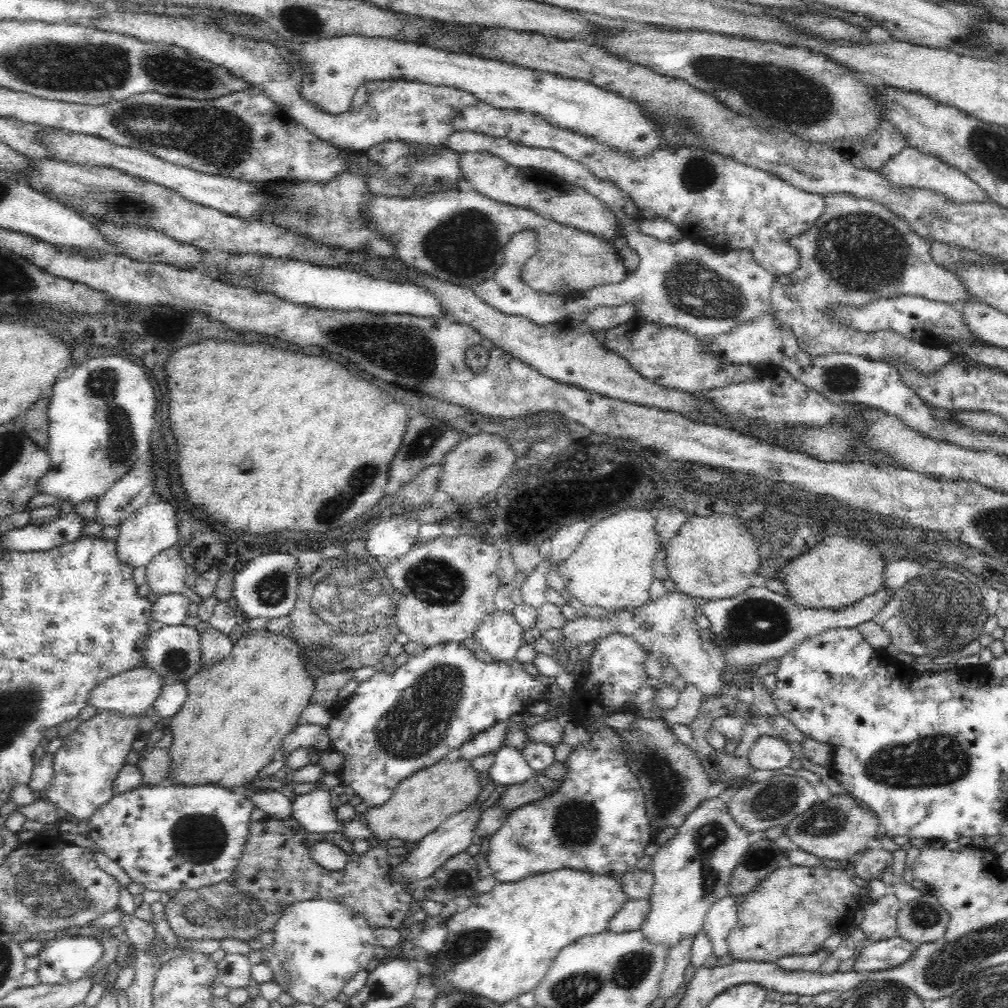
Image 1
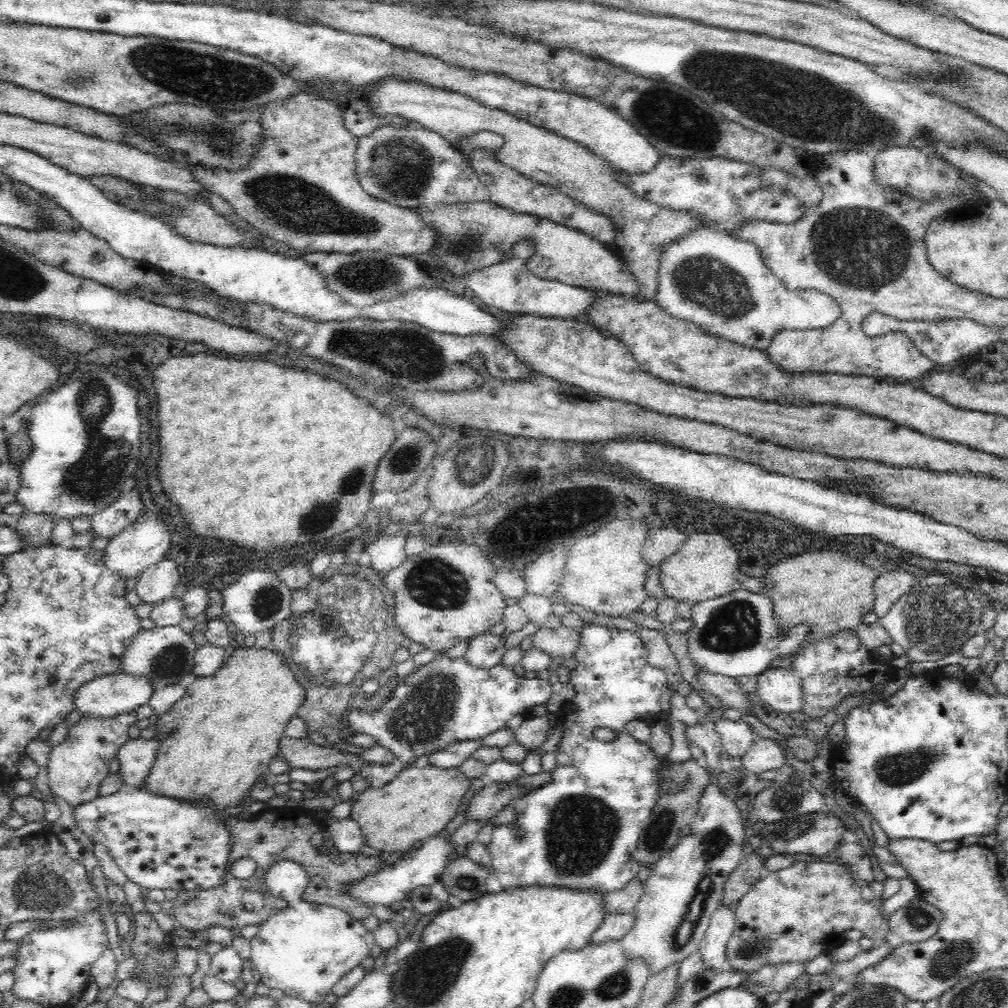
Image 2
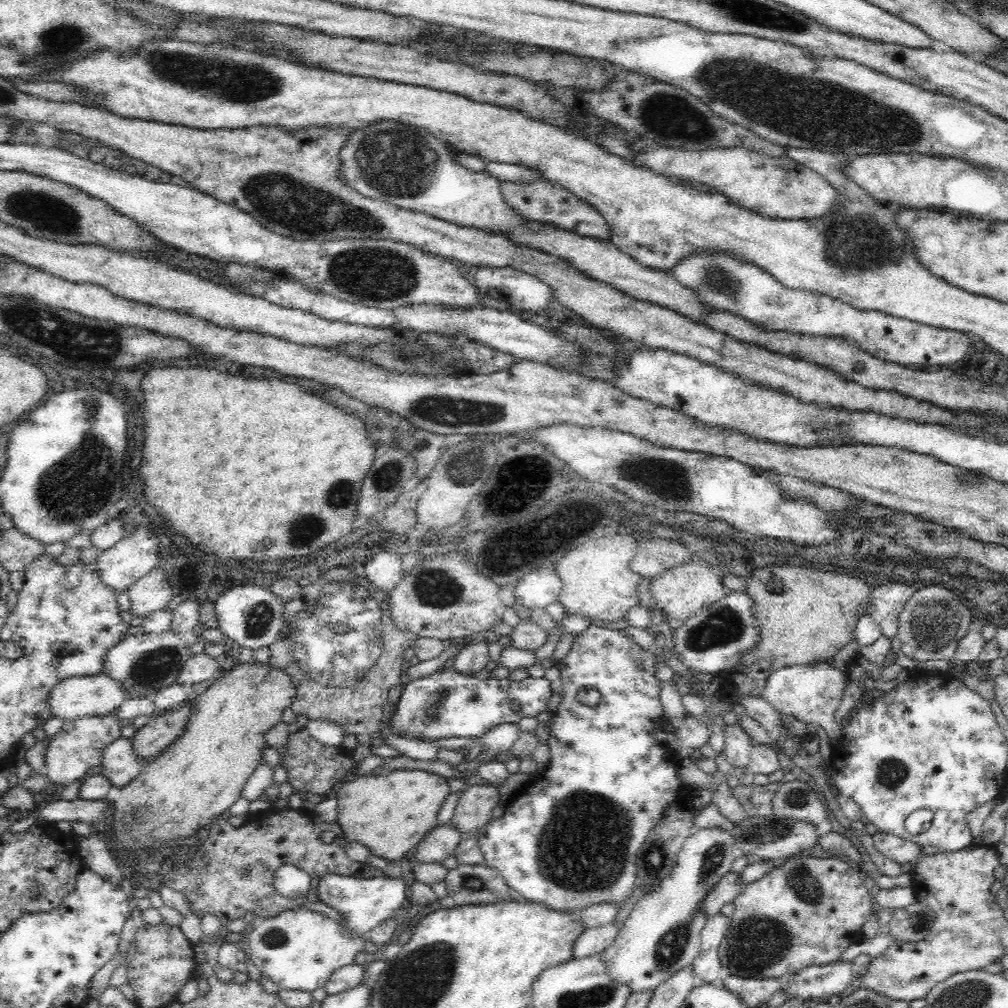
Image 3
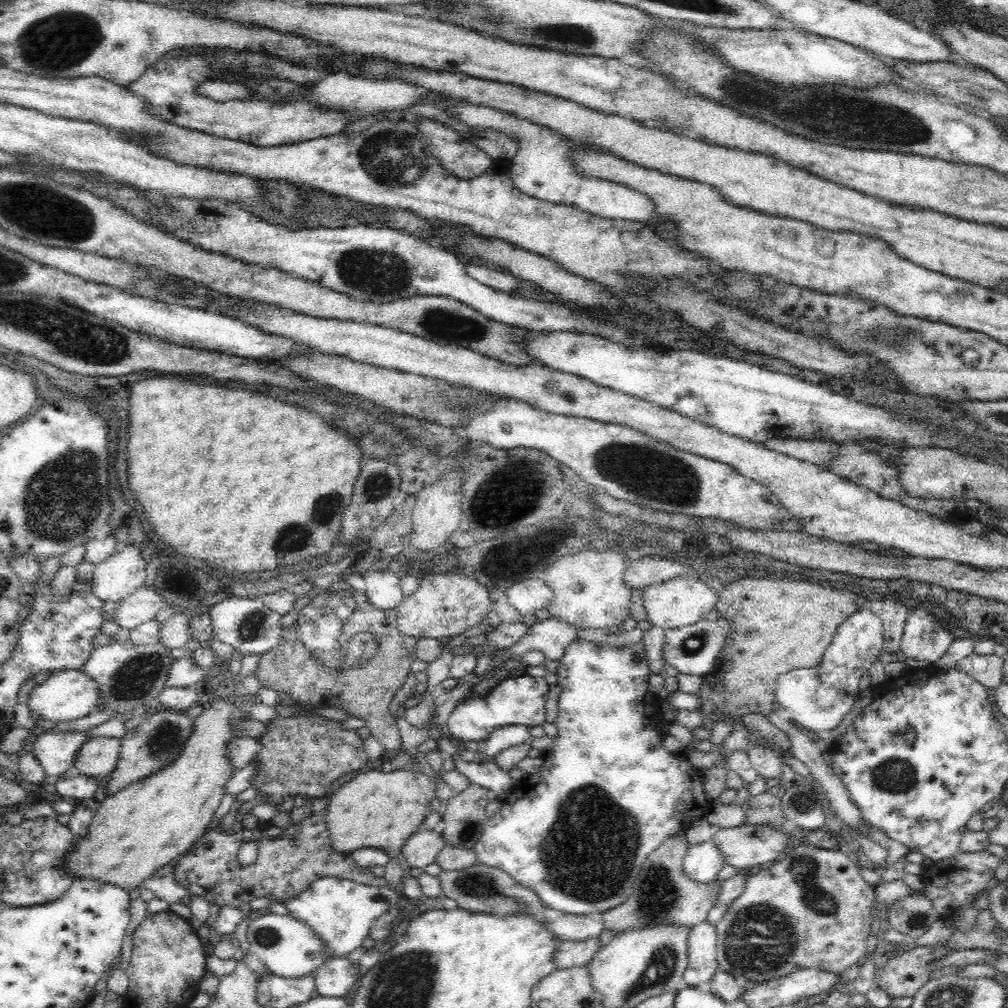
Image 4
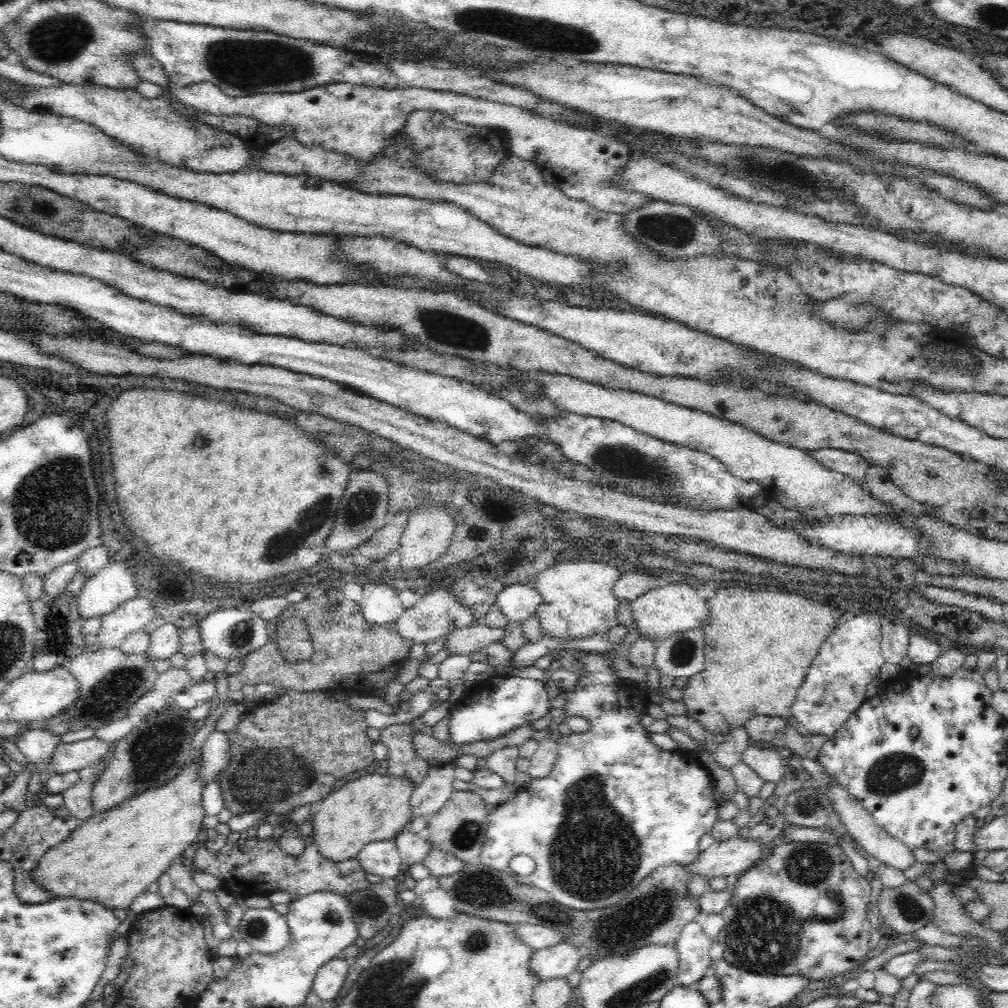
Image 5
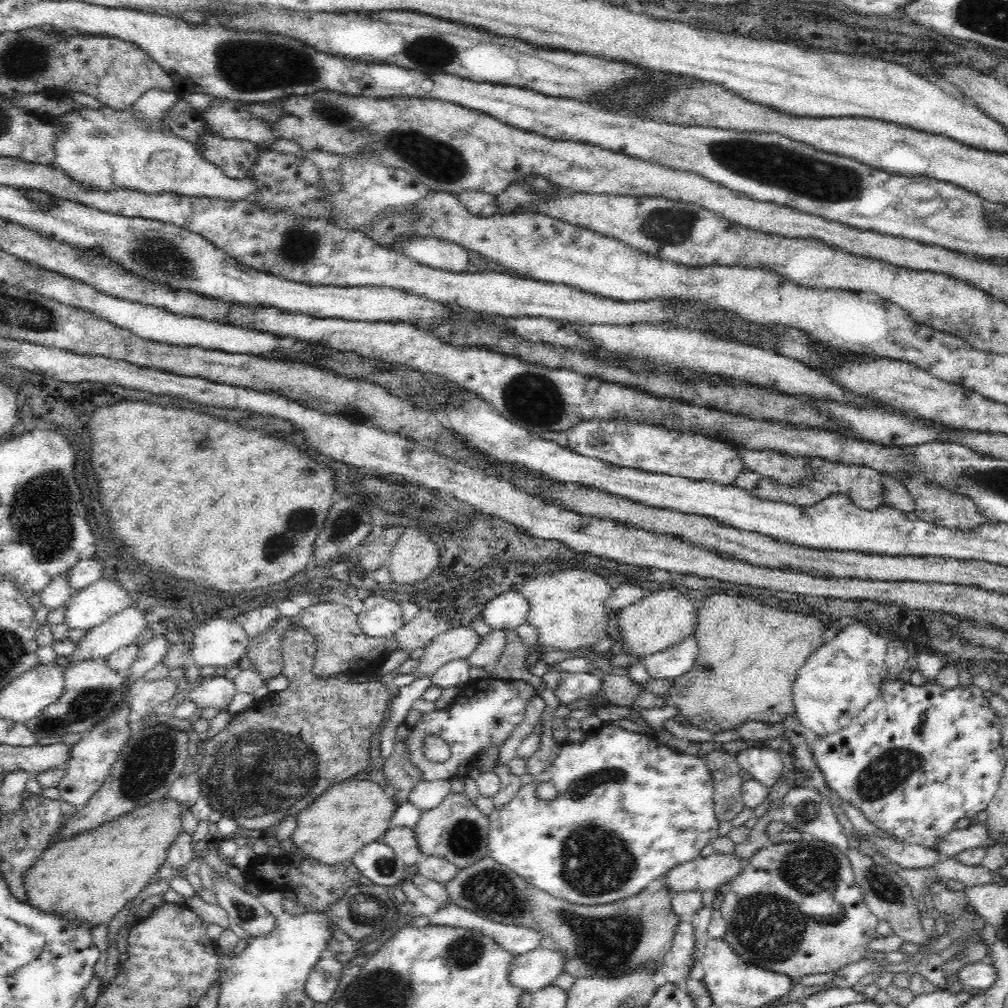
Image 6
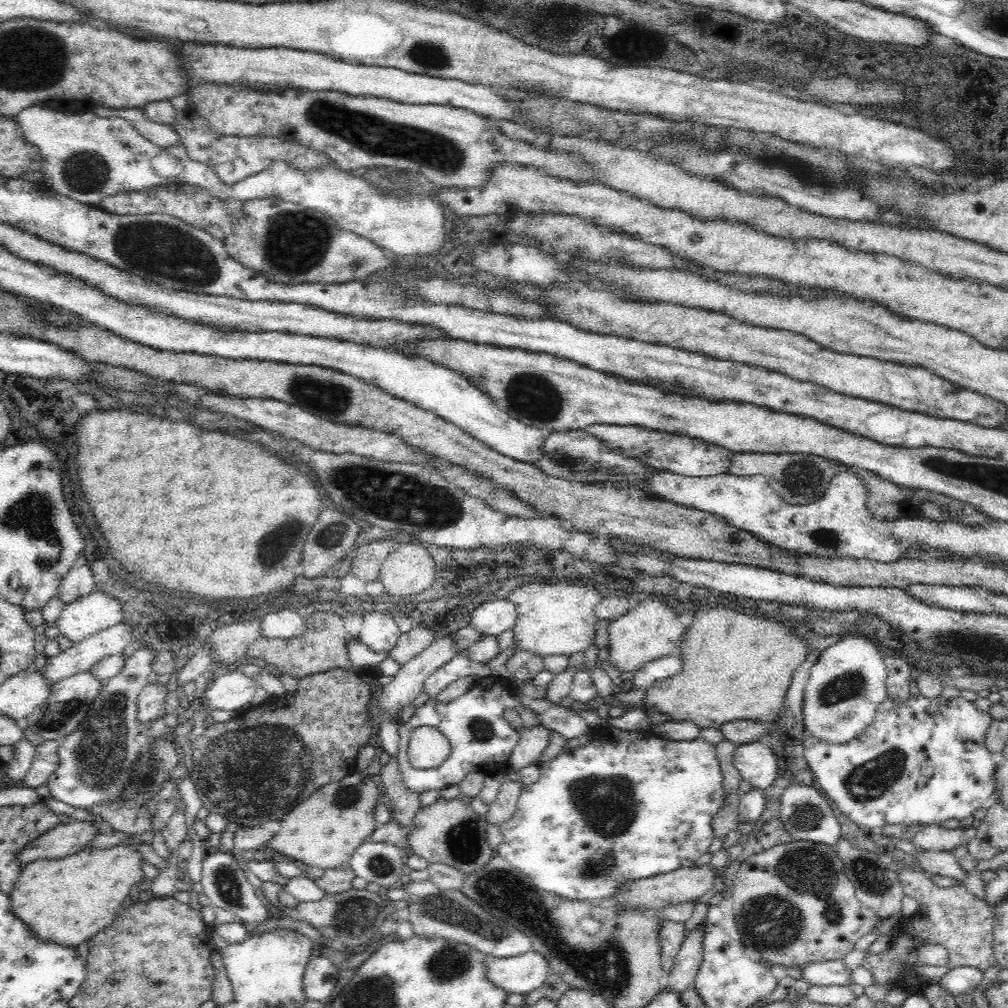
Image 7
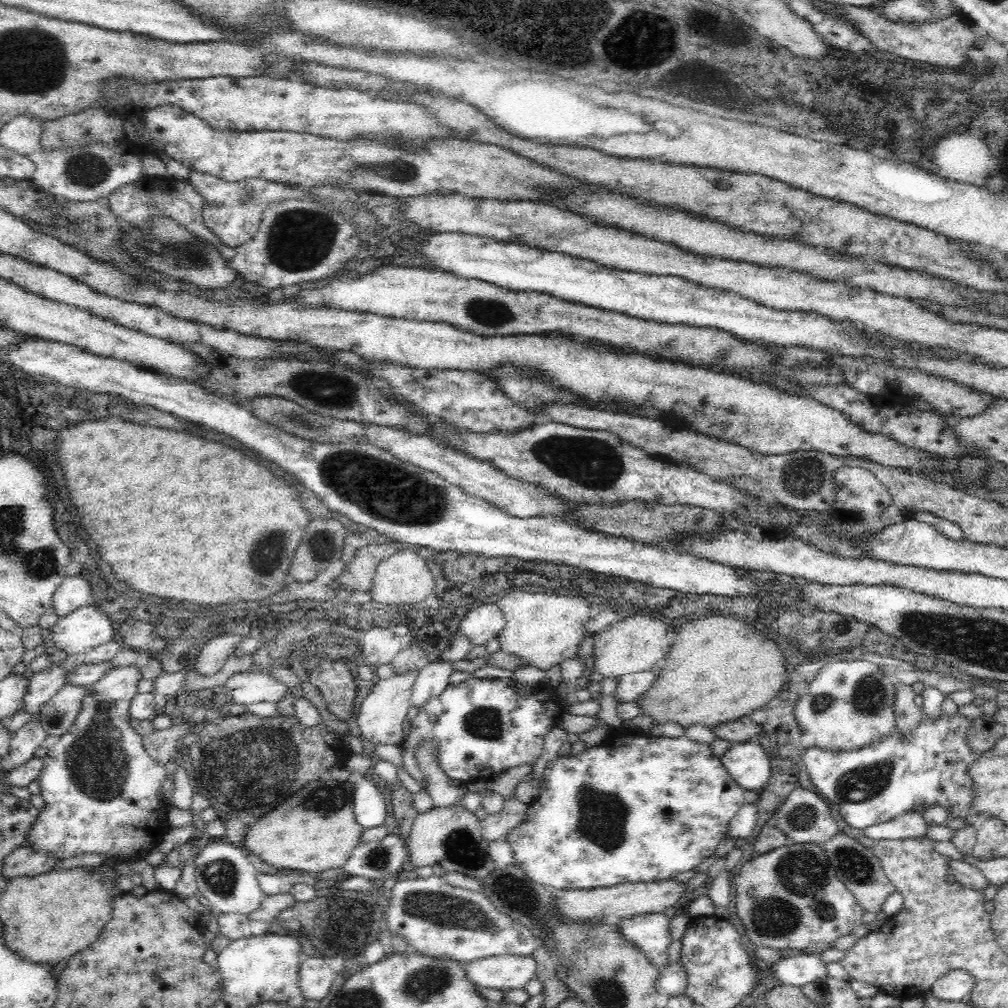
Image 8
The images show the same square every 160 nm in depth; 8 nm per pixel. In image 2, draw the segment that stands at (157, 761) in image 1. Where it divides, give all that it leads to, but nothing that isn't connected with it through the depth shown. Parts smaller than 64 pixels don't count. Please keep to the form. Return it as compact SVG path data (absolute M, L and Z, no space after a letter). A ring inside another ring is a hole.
M139 736L130 738L116 750L114 757L118 759L117 773L122 779L122 784L141 787L142 780L146 778L146 774L150 772L150 768L156 760L158 746L160 746L160 742Z

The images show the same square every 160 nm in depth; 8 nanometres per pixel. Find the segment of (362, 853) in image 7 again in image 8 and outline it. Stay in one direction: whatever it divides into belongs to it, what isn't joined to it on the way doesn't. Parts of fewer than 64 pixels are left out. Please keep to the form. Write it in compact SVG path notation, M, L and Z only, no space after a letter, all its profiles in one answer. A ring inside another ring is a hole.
M386 834L382 840L368 844L358 843L341 871L351 877L392 881L395 872L401 871L408 857L406 839L400 834Z

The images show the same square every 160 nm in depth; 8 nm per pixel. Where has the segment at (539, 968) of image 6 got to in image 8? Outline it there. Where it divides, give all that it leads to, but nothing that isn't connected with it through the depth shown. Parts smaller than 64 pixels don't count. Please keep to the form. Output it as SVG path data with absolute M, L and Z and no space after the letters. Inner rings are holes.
M502 955L464 964L466 979L482 988L508 990L522 988L536 972L531 956Z

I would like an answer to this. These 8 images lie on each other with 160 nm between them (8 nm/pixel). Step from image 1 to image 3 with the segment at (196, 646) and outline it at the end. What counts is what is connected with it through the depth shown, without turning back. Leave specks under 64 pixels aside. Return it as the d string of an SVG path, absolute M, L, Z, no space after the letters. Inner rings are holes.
M170 631L153 635L142 632L126 635L110 650L106 650L102 673L121 684L127 699L152 697L160 689L176 683L184 662L189 658L187 644L188 640Z

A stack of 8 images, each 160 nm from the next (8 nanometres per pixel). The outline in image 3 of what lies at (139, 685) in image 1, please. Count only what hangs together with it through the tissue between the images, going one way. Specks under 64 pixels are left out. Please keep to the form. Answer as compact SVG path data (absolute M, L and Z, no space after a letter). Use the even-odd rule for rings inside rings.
M98 673L94 676L70 676L60 680L55 684L55 688L50 690L48 705L50 705L50 716L73 721L82 717L110 715L110 712L124 699L127 699L127 694L121 688L121 684L104 673Z

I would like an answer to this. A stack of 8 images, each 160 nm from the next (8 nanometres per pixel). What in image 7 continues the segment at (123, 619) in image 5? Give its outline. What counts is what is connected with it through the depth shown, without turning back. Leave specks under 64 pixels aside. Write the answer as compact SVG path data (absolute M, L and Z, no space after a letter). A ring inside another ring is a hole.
M118 623L46 660L42 675L54 686L63 678L90 670L93 664L113 654L120 654L132 642L132 627Z

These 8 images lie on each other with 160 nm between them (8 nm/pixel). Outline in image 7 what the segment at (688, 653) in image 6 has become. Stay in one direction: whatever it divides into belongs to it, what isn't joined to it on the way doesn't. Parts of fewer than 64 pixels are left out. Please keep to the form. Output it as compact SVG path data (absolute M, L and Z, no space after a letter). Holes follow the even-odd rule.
M678 653L668 655L644 664L638 670L635 670L631 676L632 688L646 690L654 686L657 682L664 680L682 668Z

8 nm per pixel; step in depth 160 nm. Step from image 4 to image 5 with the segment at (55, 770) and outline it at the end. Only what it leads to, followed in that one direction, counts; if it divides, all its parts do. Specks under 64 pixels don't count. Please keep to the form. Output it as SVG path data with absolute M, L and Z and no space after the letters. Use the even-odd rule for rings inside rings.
M32 729L16 734L14 743L20 752L37 766L44 760L50 760L54 748L58 746L60 735L54 735L44 729Z

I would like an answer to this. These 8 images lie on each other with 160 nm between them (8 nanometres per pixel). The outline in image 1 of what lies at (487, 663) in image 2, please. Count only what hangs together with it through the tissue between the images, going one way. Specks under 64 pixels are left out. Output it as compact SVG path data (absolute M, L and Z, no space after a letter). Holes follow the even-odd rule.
M496 609L482 619L473 637L492 661L506 662L514 658L516 650L525 642L522 630L511 613Z

